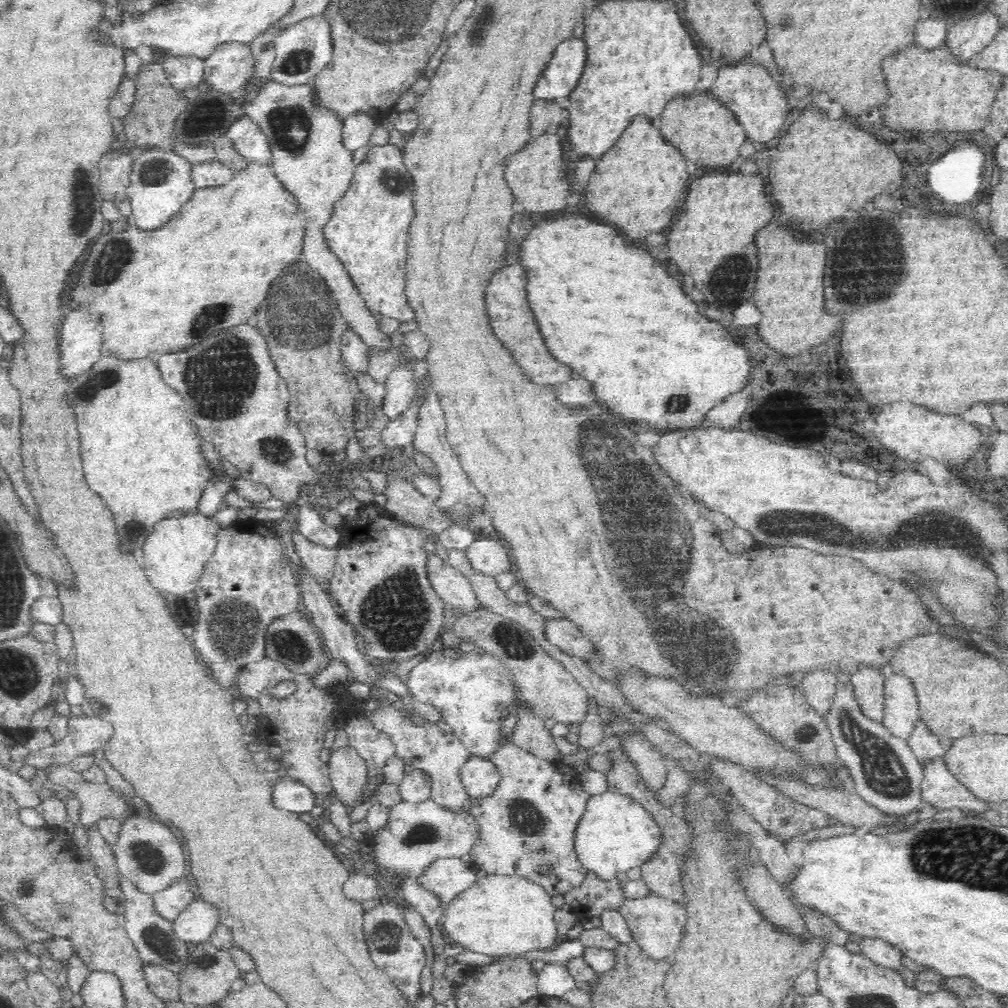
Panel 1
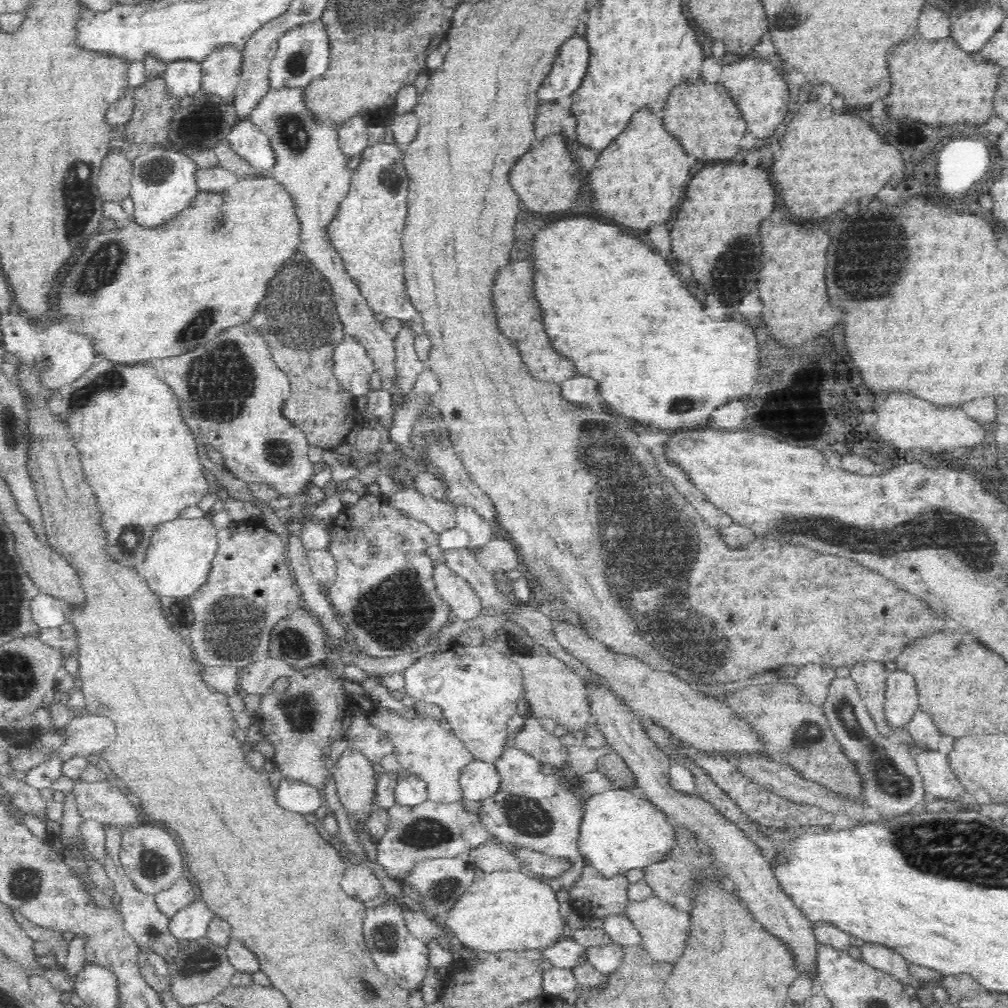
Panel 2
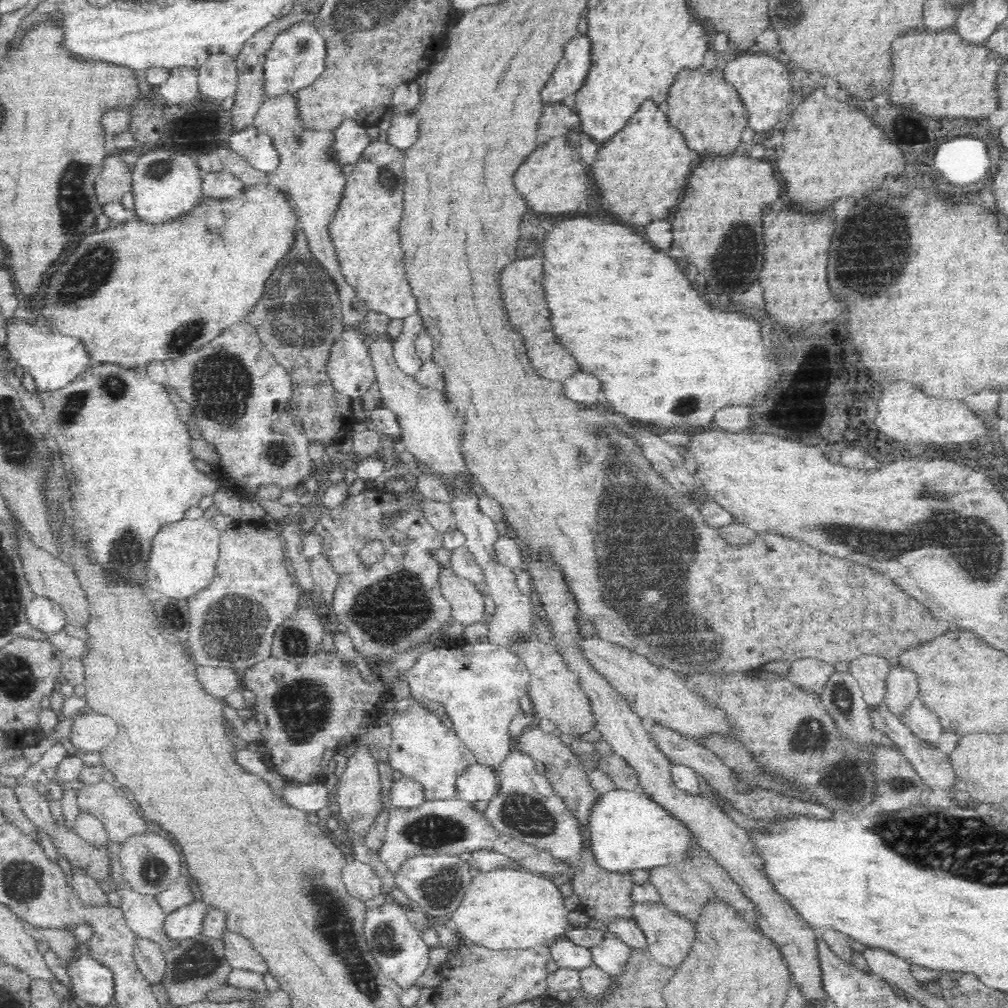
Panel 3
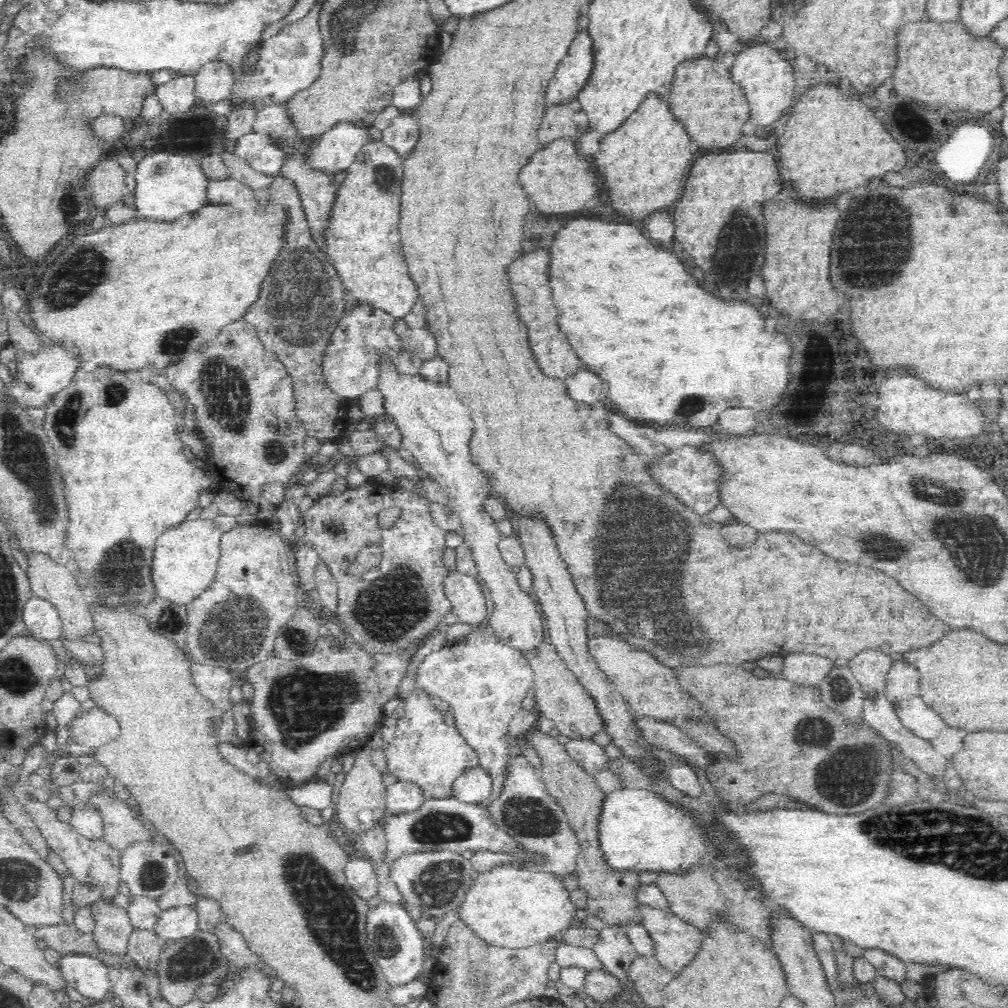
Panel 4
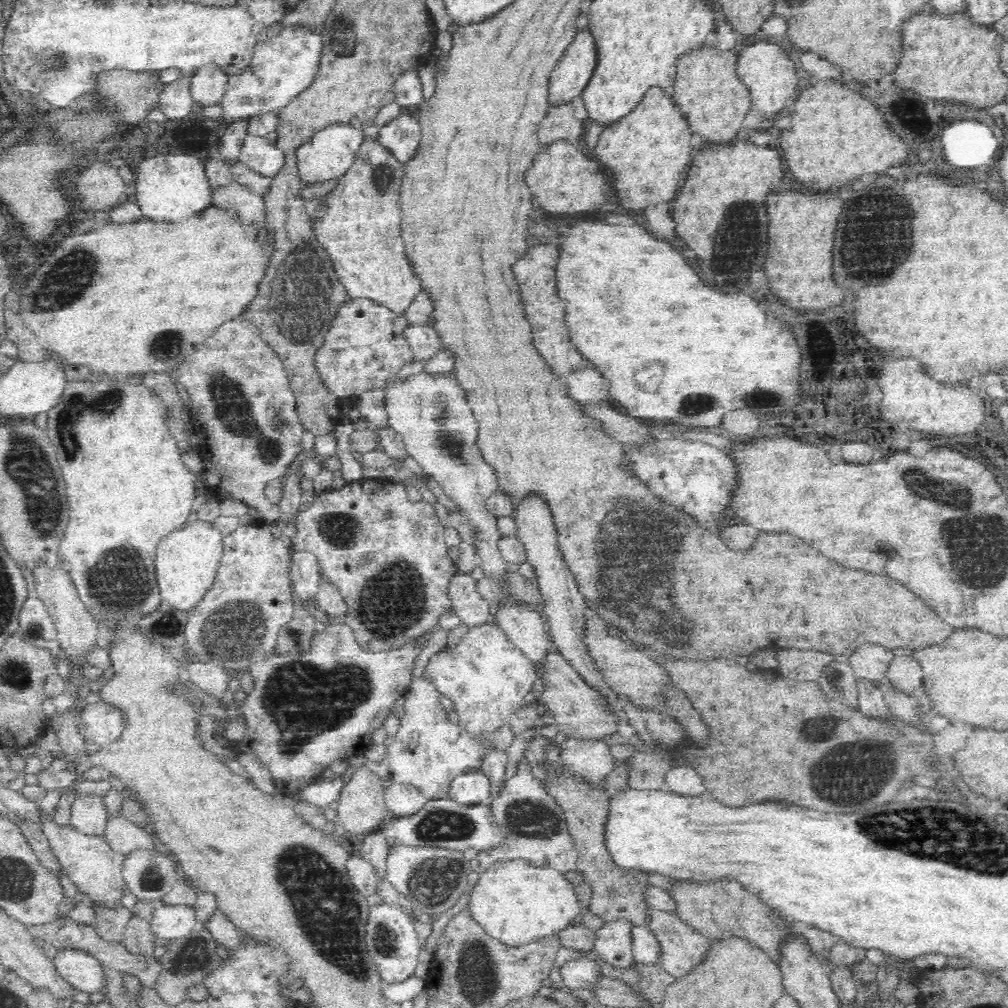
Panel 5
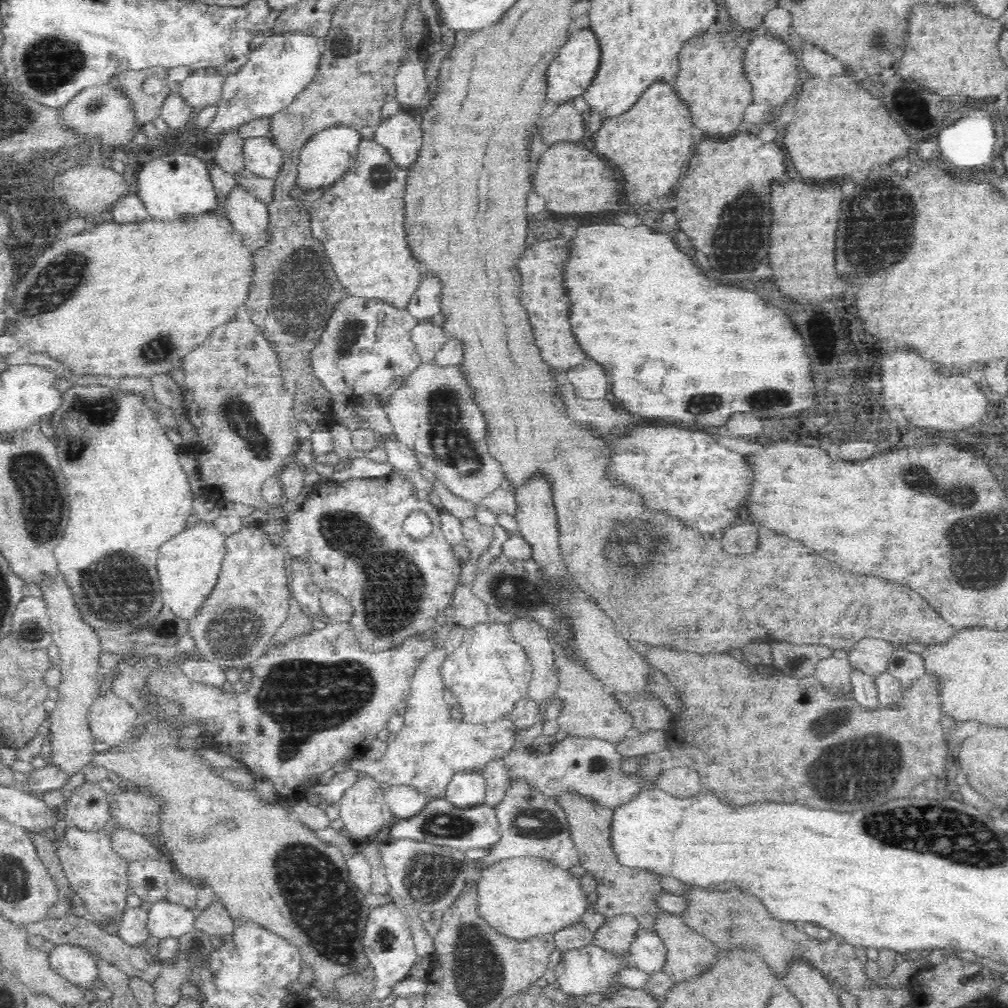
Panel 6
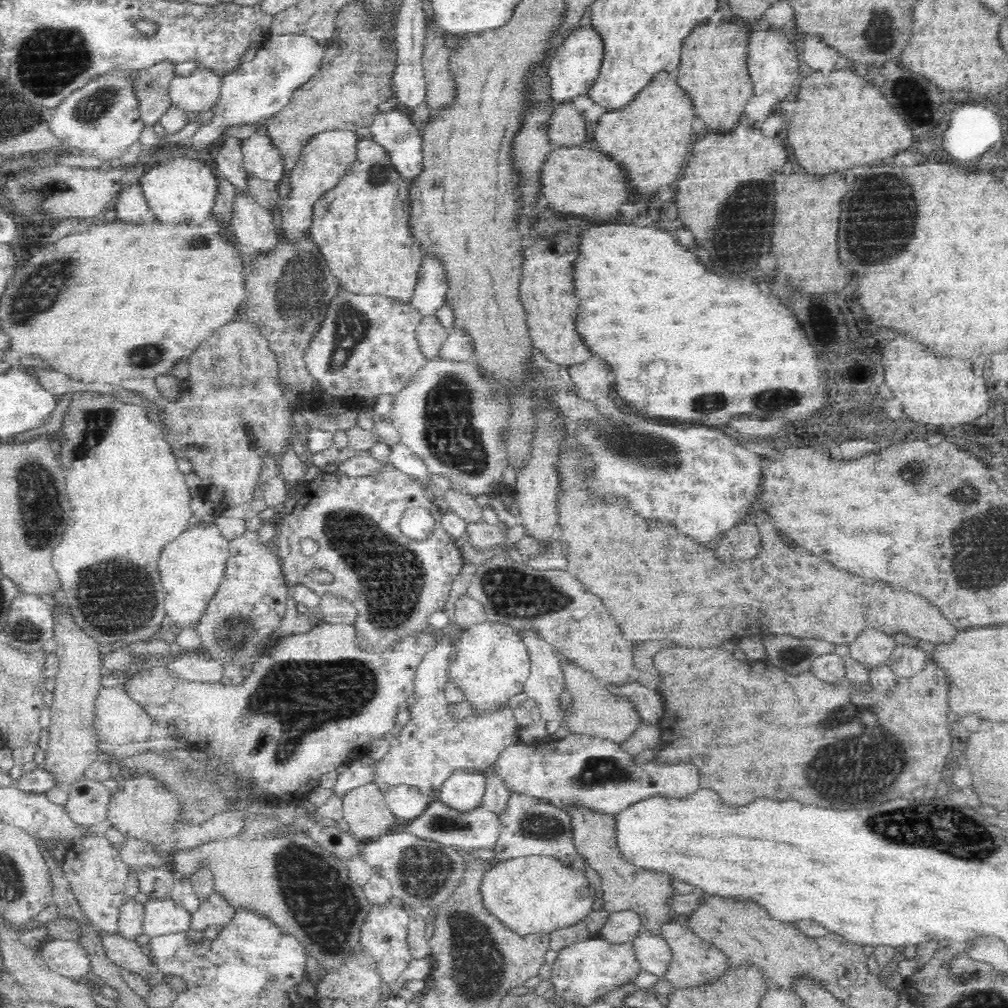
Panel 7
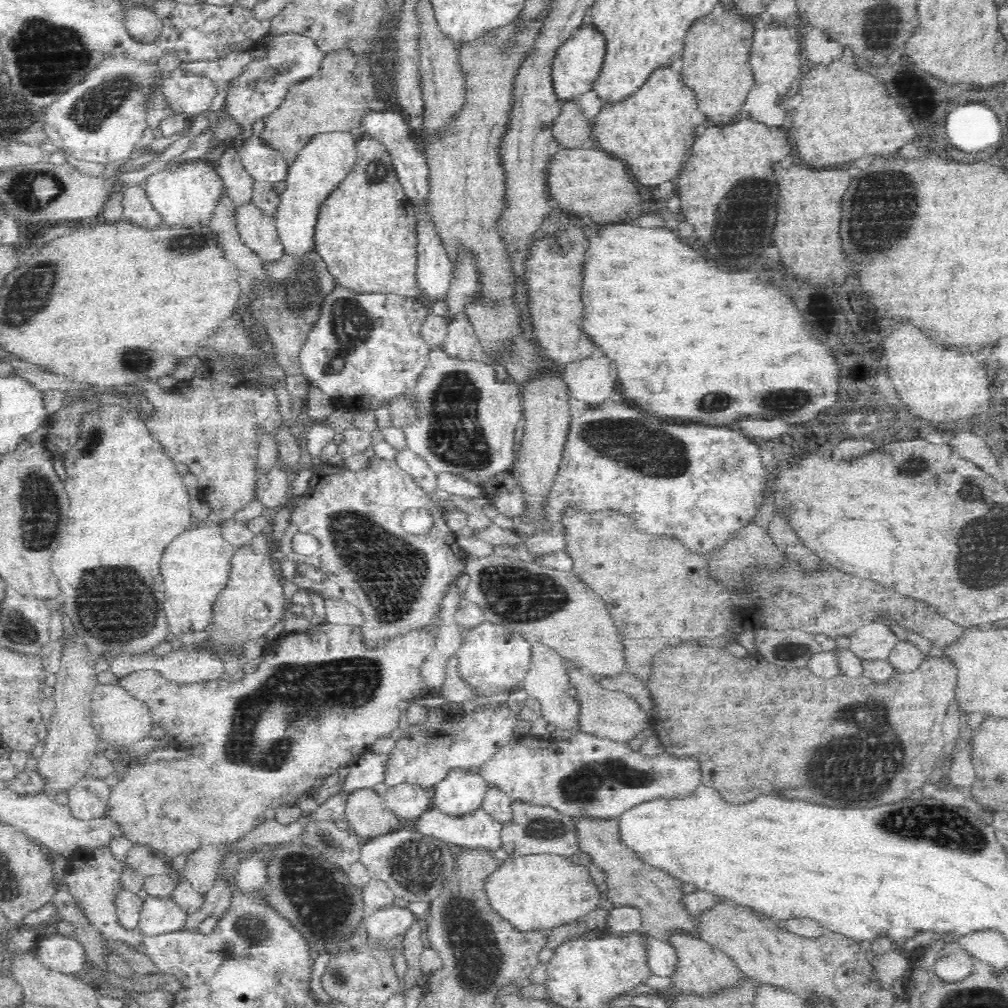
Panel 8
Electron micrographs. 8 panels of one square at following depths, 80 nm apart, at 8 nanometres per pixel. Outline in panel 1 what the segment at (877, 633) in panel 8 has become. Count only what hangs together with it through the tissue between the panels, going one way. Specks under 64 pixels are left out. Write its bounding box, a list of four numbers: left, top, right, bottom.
[851,666,886,723]

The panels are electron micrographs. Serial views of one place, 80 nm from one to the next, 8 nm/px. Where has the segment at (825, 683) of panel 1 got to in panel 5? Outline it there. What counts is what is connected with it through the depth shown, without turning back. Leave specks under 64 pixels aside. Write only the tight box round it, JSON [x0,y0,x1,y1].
[776,648,834,680]

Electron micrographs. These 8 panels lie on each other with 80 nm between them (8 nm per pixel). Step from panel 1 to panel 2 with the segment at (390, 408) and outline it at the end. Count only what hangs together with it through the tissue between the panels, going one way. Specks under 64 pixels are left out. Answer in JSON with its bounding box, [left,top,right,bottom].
[395,320,426,395]

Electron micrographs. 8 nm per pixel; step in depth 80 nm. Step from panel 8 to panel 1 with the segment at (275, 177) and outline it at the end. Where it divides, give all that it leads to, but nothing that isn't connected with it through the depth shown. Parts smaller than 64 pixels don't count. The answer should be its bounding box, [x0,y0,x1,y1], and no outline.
[226,114,272,164]

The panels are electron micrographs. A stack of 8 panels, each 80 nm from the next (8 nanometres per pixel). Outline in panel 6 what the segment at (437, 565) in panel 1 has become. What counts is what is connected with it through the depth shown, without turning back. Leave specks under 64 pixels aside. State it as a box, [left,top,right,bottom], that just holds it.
[449,583,489,629]

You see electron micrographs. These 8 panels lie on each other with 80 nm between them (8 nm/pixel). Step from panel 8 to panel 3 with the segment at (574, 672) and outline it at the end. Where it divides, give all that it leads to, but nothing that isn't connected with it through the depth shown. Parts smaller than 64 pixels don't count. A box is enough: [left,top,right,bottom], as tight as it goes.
[508,640,597,736]

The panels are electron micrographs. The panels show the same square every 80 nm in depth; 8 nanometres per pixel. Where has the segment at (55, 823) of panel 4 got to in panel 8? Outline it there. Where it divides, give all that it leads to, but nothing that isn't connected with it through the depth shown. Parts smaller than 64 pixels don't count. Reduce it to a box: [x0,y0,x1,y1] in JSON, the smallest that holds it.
[64,847,144,948]

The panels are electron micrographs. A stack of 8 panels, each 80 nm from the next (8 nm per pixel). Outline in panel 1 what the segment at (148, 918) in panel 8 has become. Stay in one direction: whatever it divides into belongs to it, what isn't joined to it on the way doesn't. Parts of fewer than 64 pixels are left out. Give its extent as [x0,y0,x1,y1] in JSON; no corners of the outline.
[173,900,218,945]

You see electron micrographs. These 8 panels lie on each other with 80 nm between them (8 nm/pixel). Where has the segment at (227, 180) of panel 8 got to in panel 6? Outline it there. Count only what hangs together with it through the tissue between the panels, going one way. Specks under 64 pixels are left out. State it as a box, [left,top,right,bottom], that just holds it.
[213,129,246,177]

